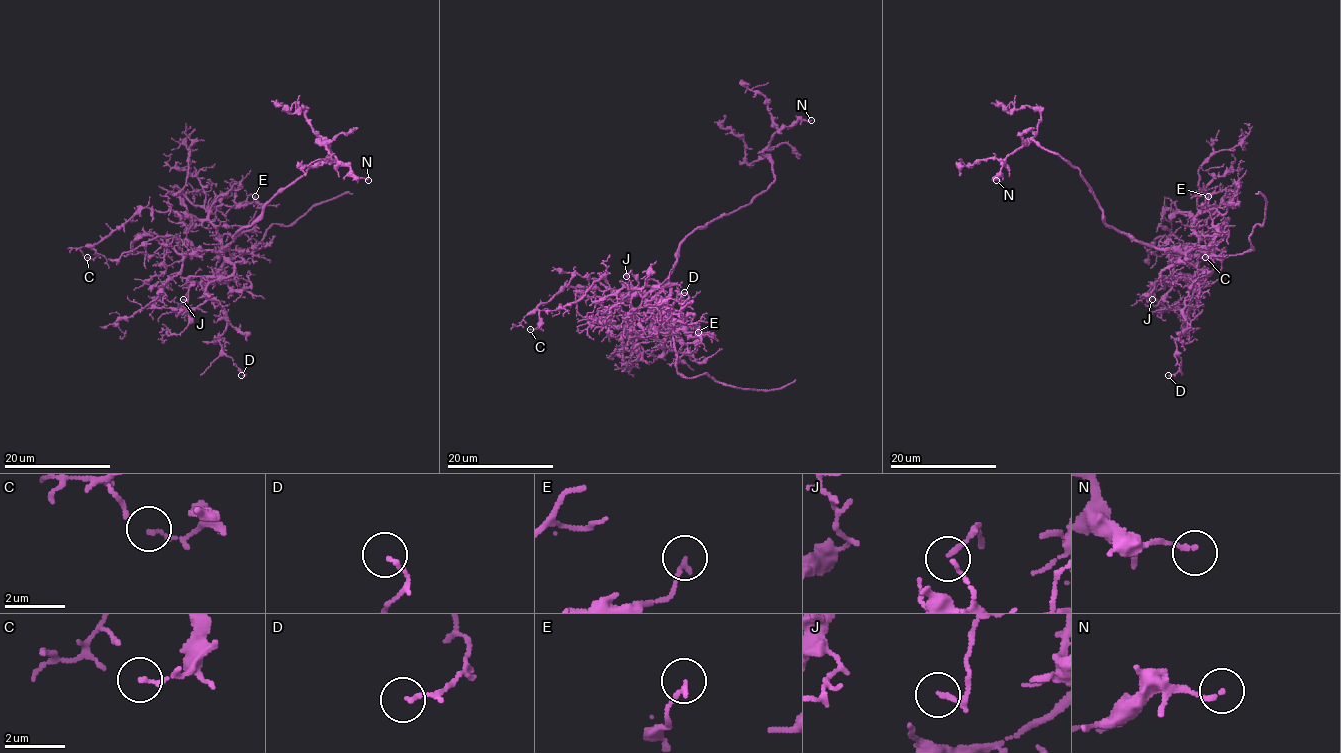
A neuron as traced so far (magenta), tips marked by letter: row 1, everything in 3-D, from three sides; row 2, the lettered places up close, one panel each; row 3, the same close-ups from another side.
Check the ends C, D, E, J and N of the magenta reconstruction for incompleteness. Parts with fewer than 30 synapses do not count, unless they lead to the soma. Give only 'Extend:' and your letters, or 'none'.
Extend: none

